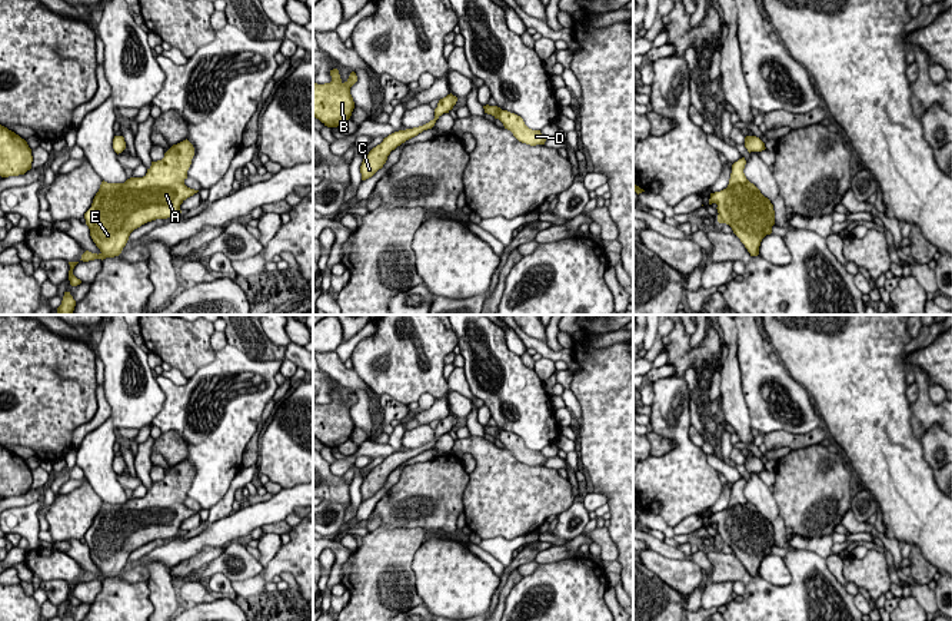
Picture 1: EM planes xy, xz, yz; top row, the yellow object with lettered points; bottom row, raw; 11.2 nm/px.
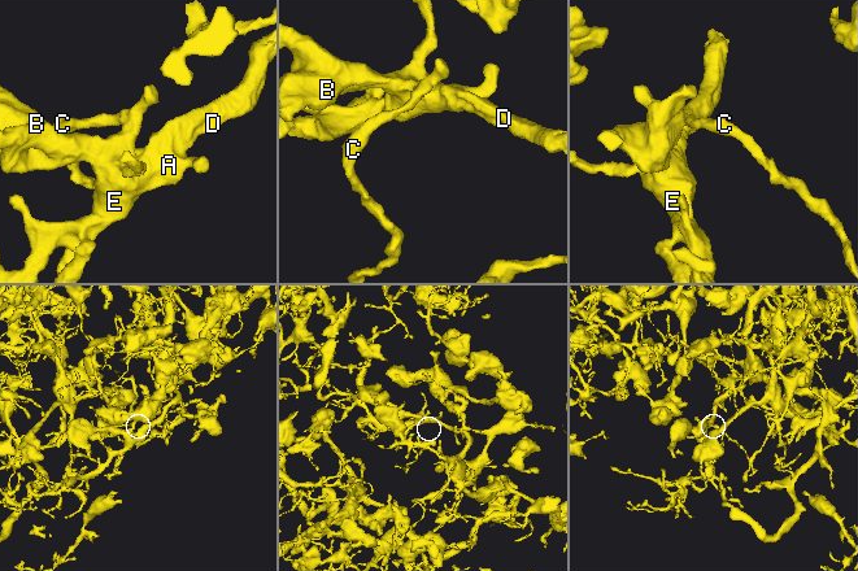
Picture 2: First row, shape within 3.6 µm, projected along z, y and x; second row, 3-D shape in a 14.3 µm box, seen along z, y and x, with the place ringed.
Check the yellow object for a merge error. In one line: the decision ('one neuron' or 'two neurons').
two neurons

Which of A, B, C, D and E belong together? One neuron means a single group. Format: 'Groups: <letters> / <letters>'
Groups: A B D E / C

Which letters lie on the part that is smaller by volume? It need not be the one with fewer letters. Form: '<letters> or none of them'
C

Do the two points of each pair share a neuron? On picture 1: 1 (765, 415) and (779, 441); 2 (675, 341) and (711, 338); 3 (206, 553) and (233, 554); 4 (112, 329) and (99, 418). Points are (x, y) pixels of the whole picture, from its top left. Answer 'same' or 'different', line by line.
1: different
2: same
3: different
4: different

